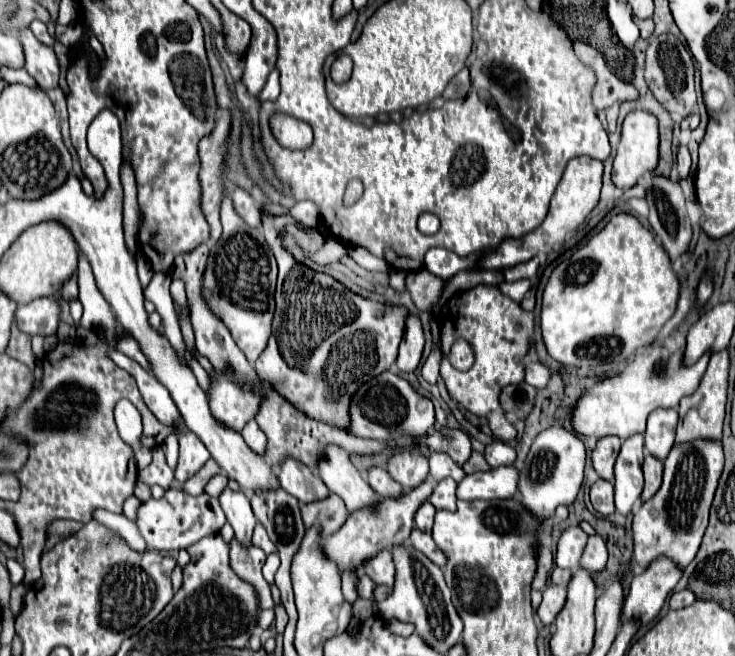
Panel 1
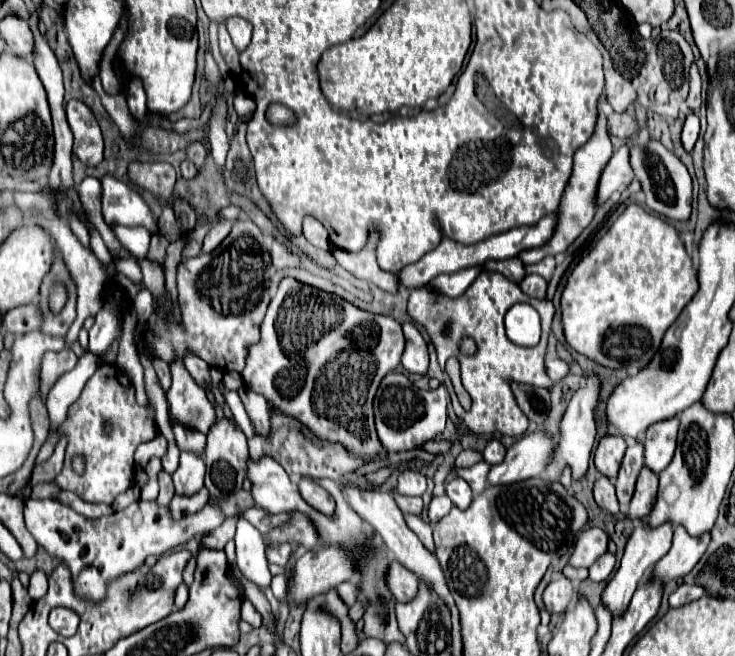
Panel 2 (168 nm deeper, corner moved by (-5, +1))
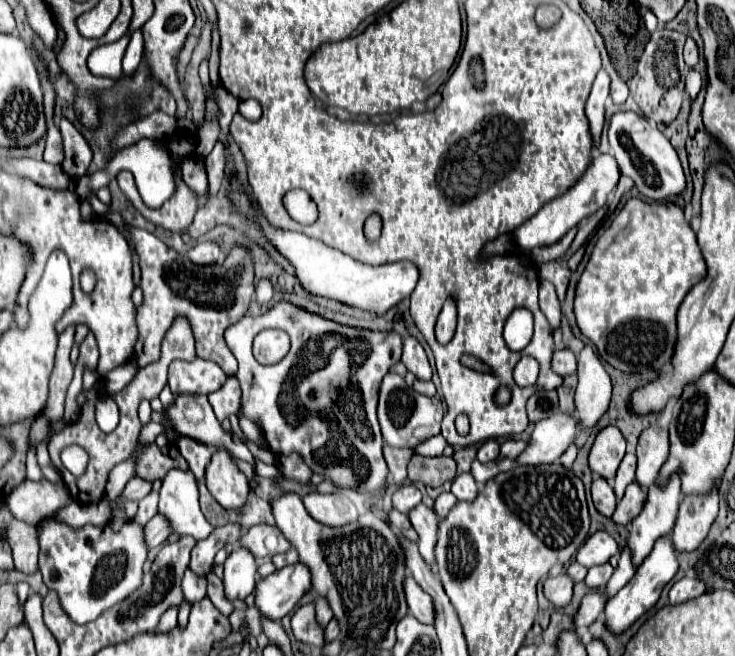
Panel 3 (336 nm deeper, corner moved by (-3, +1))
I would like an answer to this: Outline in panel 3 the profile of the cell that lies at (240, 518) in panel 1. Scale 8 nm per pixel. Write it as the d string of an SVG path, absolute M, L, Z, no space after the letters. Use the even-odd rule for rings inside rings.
M237 546L225 560L225 574L223 574L223 582L225 582L225 594L229 600L235 598L247 598L257 582L257 560L253 558L253 554L243 548Z

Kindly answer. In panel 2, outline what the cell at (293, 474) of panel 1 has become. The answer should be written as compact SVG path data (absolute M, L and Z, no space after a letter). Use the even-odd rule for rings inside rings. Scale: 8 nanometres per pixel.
M301 478L299 492L305 498L305 502L309 506L313 506L315 510L319 510L323 514L333 514L335 512L335 500L333 500L333 496L325 488L317 486L311 478Z

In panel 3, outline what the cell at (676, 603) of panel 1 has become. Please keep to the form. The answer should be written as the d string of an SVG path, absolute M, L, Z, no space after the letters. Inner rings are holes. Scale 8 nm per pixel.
M681 578L679 582L673 584L673 588L669 590L669 602L671 604L681 604L687 602L691 598L697 598L701 594L705 594L705 584L701 580L695 578Z

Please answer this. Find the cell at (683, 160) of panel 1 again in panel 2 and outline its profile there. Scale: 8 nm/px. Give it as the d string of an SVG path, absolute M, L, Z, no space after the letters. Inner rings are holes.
M689 112L687 118L685 118L685 126L683 126L683 134L681 134L681 140L683 140L683 146L685 150L693 150L695 146L695 140L699 136L699 116L695 112Z

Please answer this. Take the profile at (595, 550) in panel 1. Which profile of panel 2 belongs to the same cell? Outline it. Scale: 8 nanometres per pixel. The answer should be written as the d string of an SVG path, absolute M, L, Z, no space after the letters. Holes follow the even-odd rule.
M611 552L603 554L591 568L589 568L589 578L593 582L601 582L601 580L607 580L609 574L613 572L613 566L615 566L615 556Z

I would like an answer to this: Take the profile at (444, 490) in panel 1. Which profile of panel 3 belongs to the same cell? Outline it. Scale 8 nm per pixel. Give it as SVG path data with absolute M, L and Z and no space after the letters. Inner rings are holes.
M459 474L459 476L453 480L451 492L455 494L457 500L473 502L473 498L477 496L477 484L475 484L475 480L473 480L471 474Z

